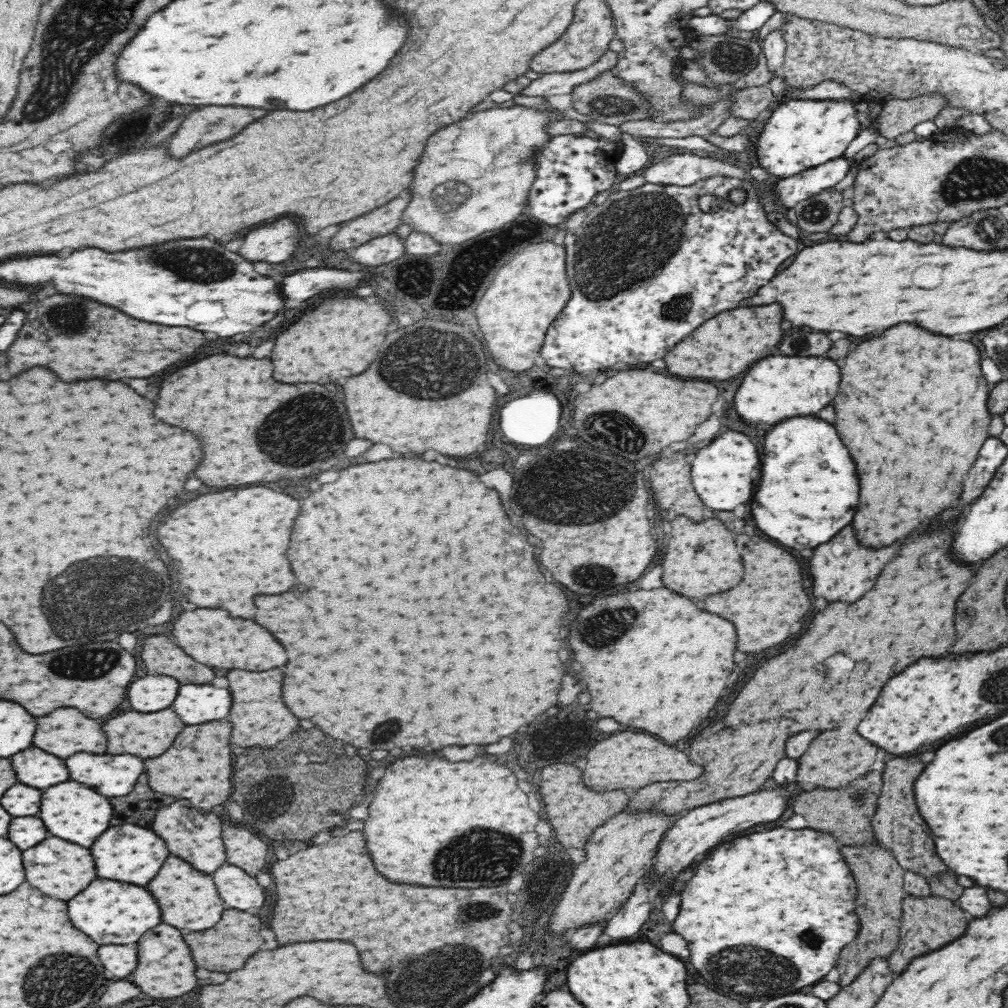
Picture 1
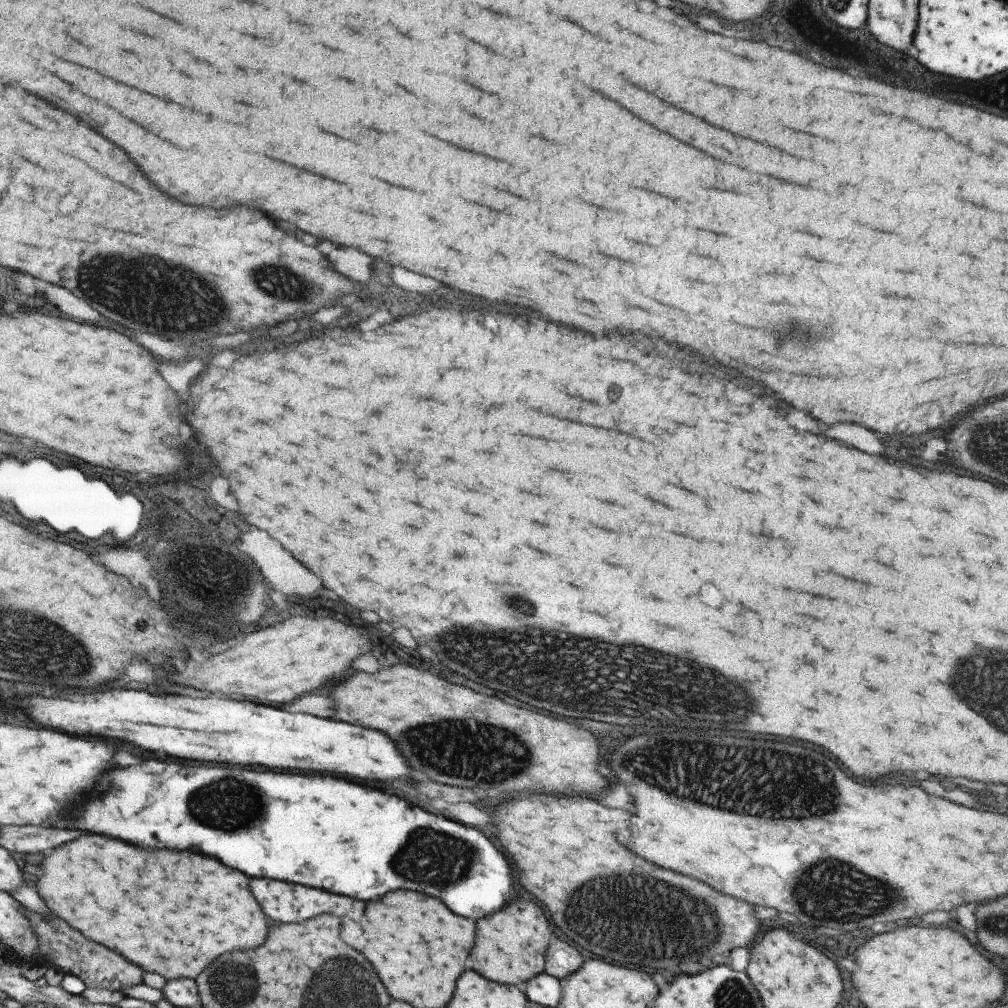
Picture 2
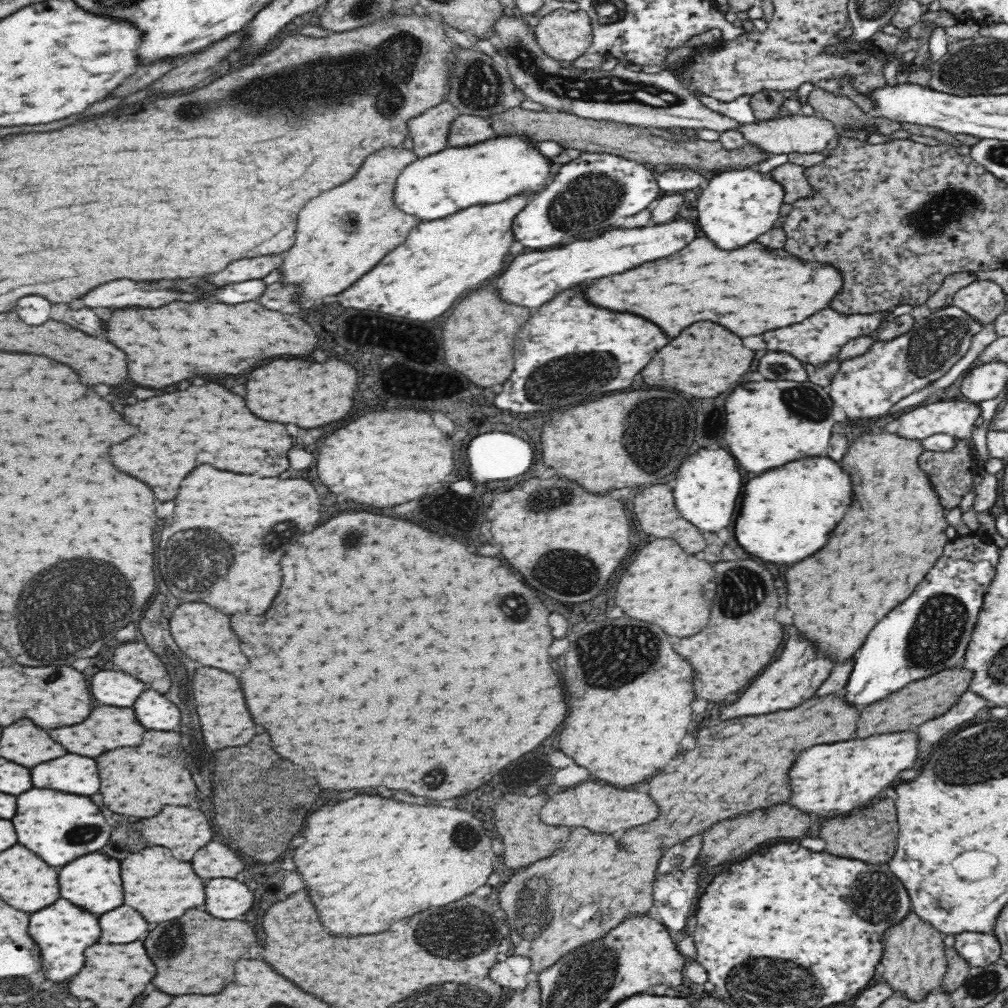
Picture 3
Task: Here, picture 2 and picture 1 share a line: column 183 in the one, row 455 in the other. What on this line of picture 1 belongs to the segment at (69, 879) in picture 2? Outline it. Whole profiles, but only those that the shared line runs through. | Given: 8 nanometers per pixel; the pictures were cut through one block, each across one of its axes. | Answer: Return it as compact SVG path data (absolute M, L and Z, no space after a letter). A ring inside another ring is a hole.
M900 322L900 324L892 326L892 328L888 328L884 334L880 334L880 336L876 336L876 338L872 338L872 340L862 342L862 344L856 348L856 352L852 352L852 354L846 356L844 366L842 366L842 384L840 384L840 392L838 392L836 400L832 402L834 408L836 408L836 422L834 422L834 426L838 428L838 434L840 434L840 438L844 440L844 444L848 446L852 458L856 460L856 468L858 468L858 474L860 474L860 504L858 504L858 512L856 512L856 516L854 516L852 522L854 522L854 526L856 526L856 530L858 530L858 534L860 534L860 538L862 538L864 544L874 546L874 548L880 548L880 546L888 546L888 544L892 544L892 542L898 540L898 538L904 538L910 530L914 530L916 526L920 526L920 522L924 522L924 520L932 518L934 514L942 512L944 506L950 506L952 500L956 500L956 498L962 494L962 492L960 492L960 490L962 490L962 480L964 480L964 476L970 472L972 464L976 462L976 458L978 458L978 450L980 450L982 442L990 436L990 420L994 418L994 416L990 416L990 410L988 410L988 392L991 391L991 387L990 390L988 390L988 380L986 380L984 374L978 370L978 368L980 368L980 362L982 362L982 356L980 356L980 350L978 350L978 346L976 346L974 342L968 342L968 340L954 340L954 338L950 338L950 336L942 336L942 334L930 332L930 330L926 330L926 328L918 326L918 324L912 324L912 322L906 322L906 324Z

